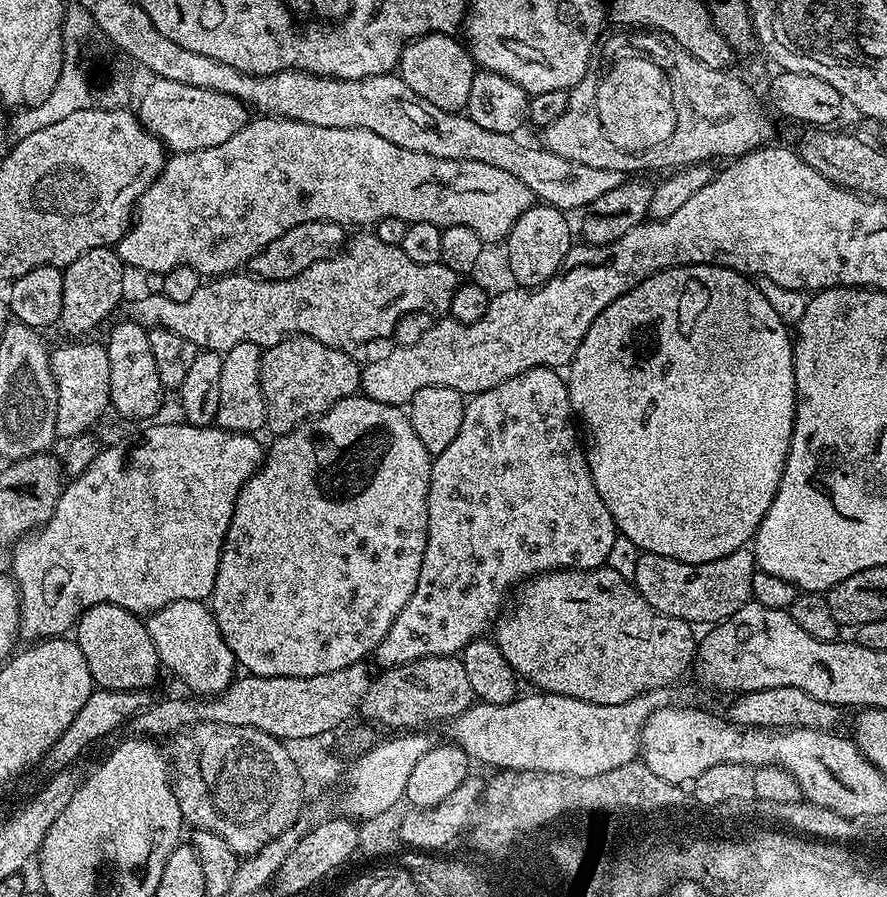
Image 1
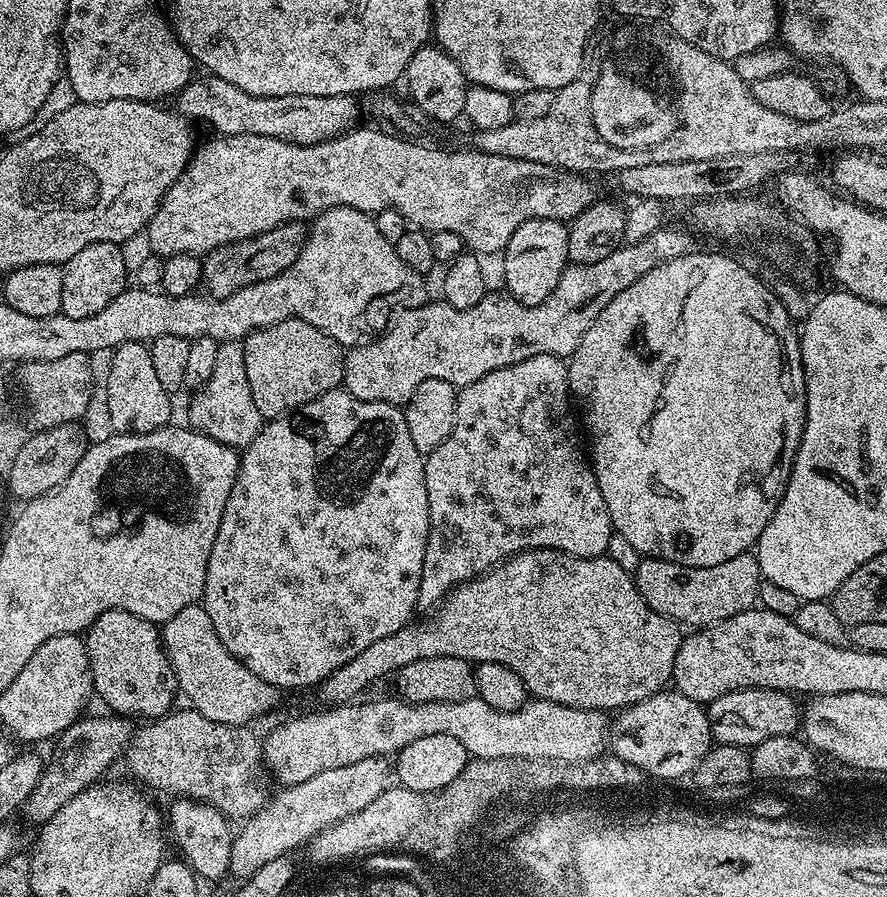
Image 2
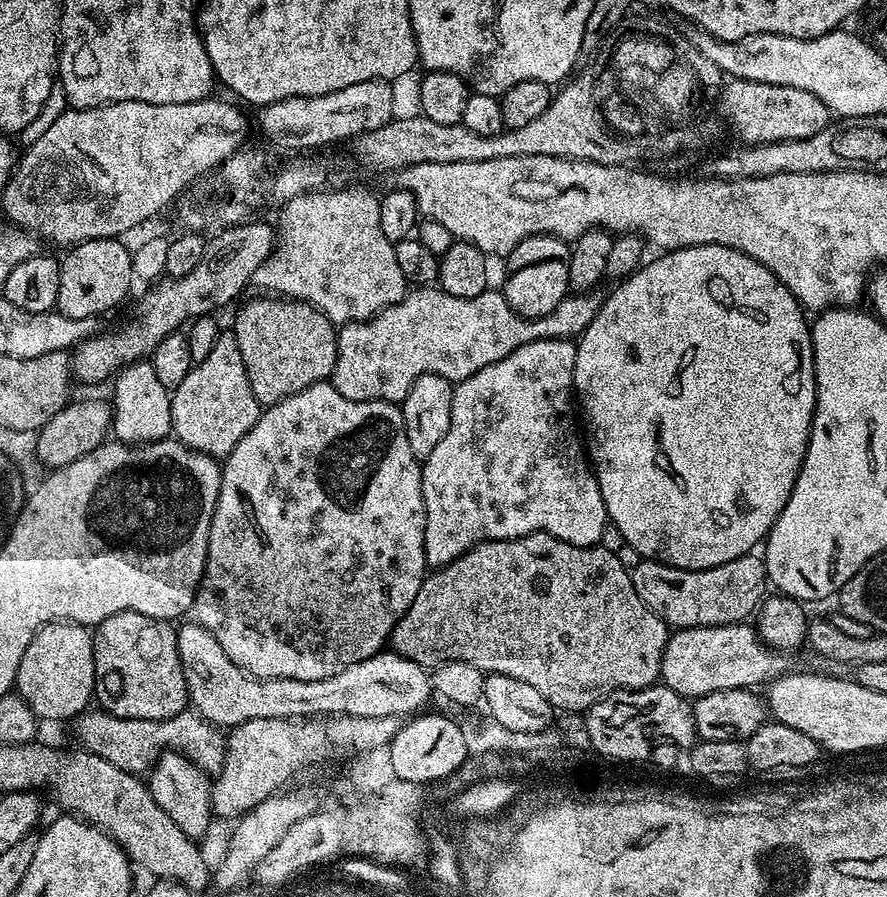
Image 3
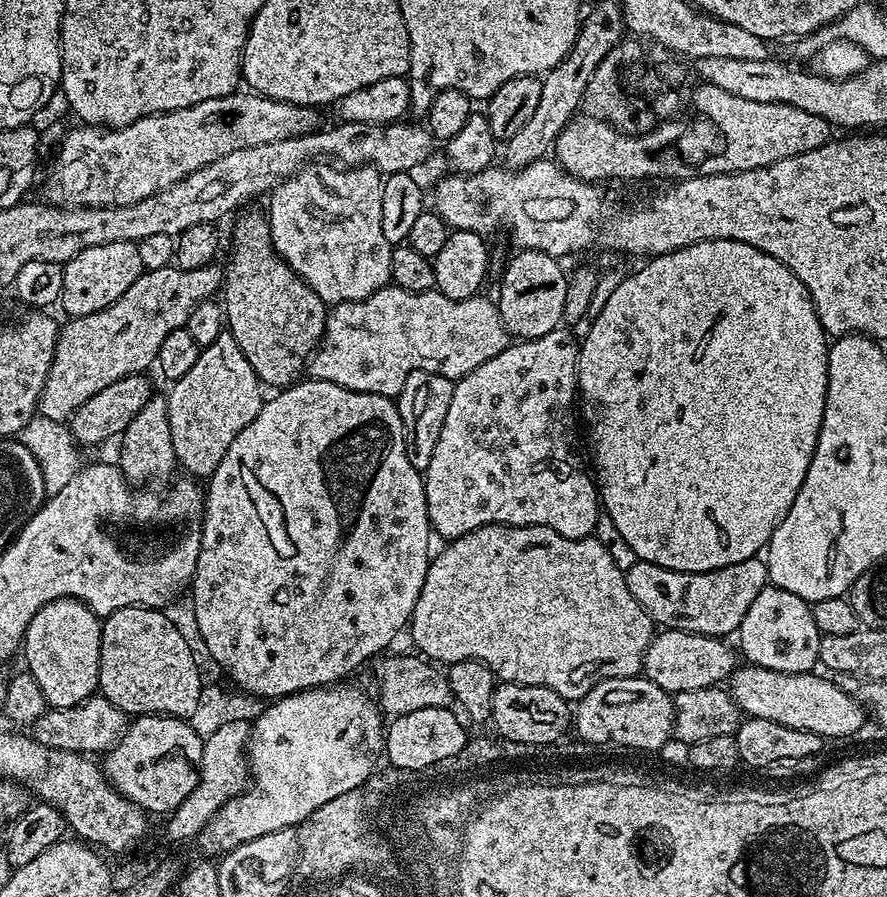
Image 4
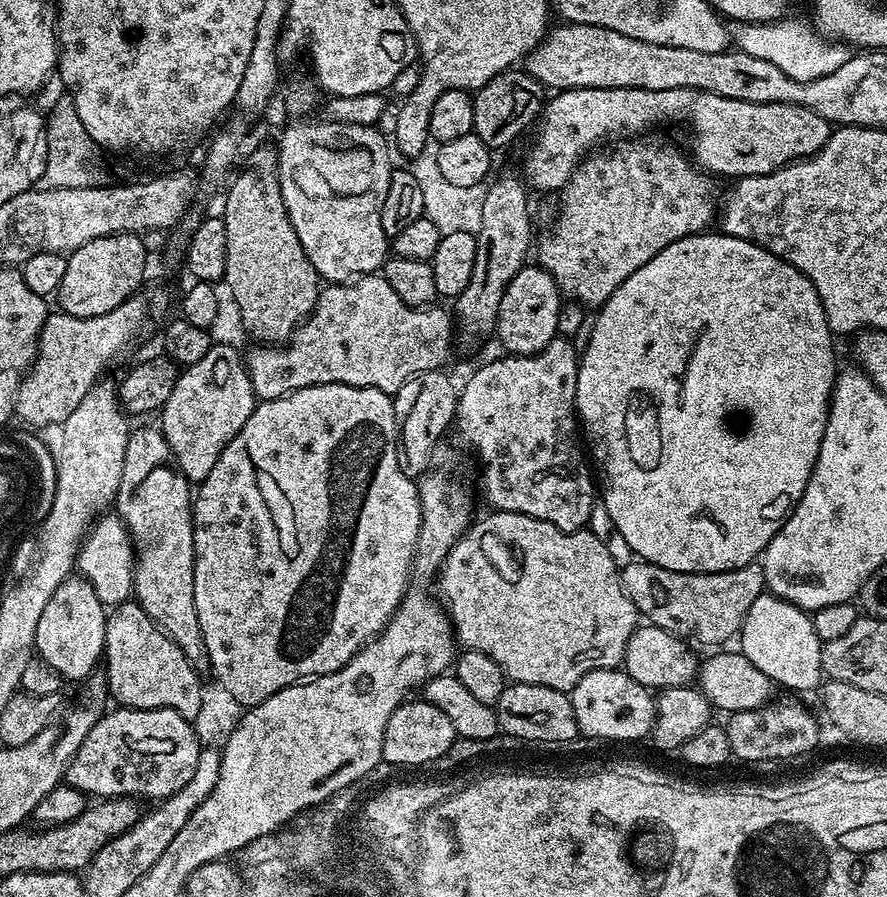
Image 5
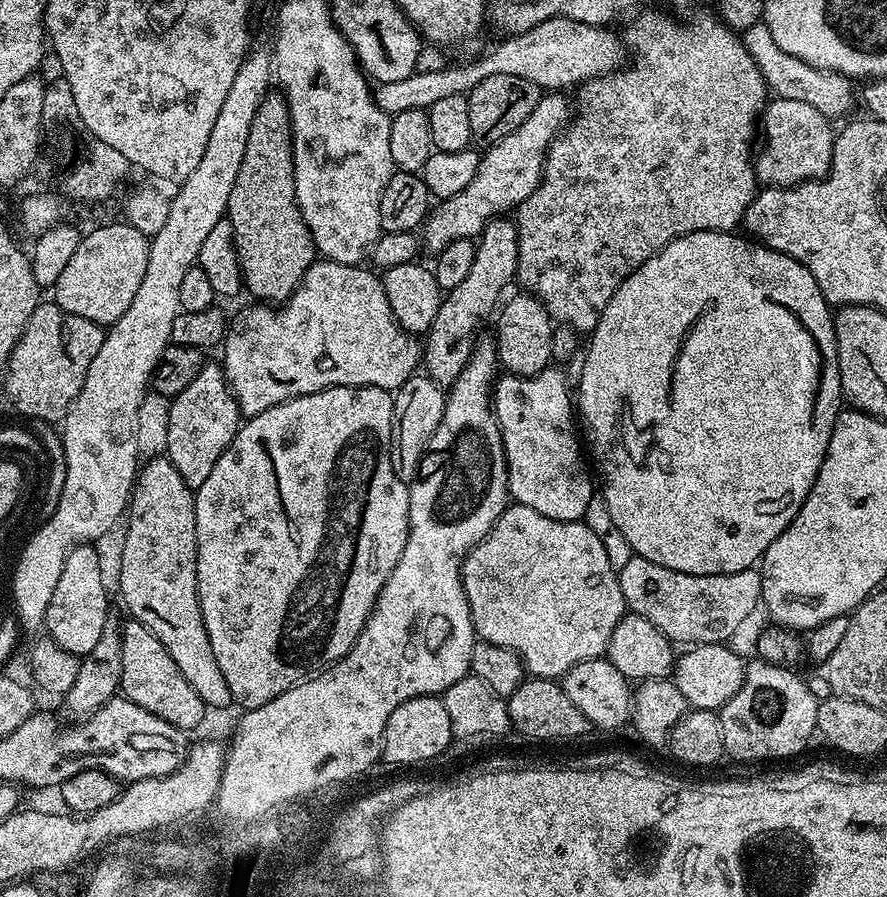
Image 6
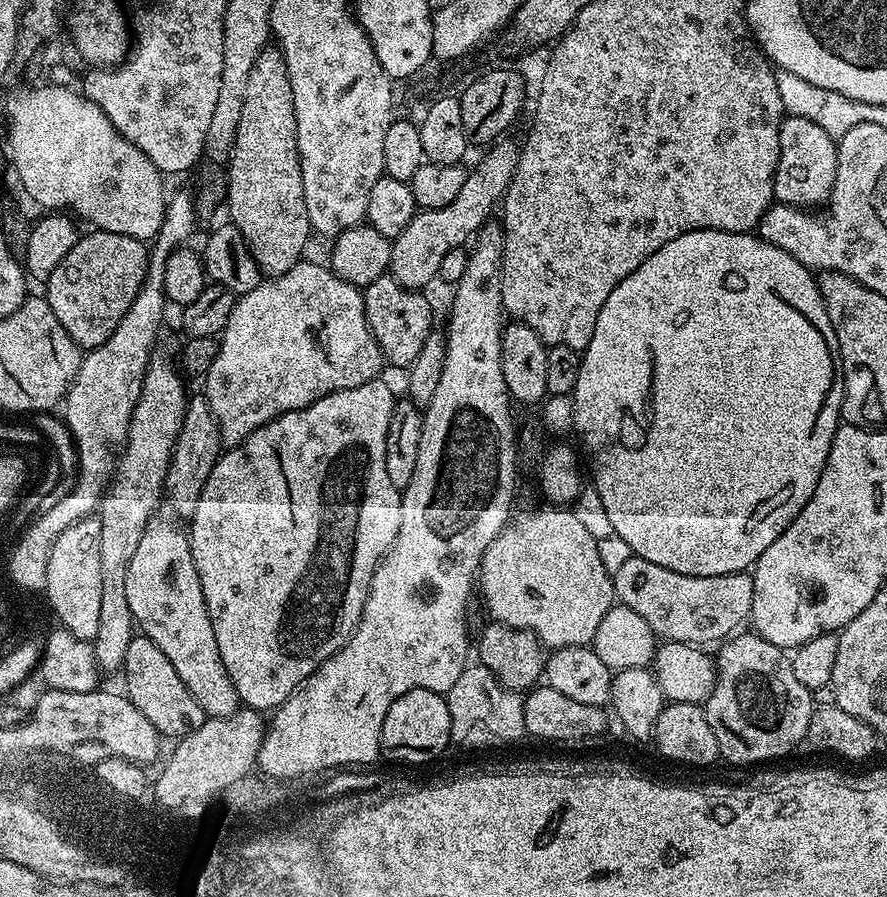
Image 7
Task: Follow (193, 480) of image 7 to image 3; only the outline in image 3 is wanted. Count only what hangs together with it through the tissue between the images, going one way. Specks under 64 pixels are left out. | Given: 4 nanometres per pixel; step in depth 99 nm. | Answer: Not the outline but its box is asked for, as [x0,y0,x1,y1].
[170,330,262,458]

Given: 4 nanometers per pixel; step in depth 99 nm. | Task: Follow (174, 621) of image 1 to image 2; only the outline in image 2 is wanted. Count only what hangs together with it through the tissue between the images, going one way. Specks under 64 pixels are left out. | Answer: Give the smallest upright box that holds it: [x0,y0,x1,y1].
[162,603,281,726]

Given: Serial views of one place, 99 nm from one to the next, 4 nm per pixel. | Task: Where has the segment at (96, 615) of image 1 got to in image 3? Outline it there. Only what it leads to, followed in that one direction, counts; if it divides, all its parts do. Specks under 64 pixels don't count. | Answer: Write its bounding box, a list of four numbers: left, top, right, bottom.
[92,612,189,720]

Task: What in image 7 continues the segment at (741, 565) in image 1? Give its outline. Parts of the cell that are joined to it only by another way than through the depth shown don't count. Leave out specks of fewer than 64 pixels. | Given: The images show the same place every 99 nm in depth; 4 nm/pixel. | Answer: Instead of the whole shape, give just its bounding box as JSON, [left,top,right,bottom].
[612,556,754,646]

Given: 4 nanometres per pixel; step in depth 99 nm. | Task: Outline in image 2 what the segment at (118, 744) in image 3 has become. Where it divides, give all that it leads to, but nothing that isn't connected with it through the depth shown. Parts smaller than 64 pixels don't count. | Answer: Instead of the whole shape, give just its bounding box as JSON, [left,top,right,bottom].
[126,710,269,822]

